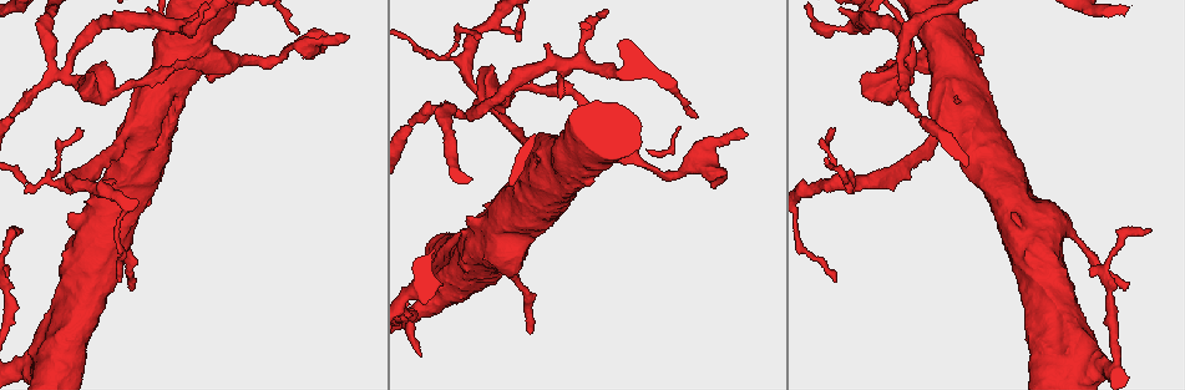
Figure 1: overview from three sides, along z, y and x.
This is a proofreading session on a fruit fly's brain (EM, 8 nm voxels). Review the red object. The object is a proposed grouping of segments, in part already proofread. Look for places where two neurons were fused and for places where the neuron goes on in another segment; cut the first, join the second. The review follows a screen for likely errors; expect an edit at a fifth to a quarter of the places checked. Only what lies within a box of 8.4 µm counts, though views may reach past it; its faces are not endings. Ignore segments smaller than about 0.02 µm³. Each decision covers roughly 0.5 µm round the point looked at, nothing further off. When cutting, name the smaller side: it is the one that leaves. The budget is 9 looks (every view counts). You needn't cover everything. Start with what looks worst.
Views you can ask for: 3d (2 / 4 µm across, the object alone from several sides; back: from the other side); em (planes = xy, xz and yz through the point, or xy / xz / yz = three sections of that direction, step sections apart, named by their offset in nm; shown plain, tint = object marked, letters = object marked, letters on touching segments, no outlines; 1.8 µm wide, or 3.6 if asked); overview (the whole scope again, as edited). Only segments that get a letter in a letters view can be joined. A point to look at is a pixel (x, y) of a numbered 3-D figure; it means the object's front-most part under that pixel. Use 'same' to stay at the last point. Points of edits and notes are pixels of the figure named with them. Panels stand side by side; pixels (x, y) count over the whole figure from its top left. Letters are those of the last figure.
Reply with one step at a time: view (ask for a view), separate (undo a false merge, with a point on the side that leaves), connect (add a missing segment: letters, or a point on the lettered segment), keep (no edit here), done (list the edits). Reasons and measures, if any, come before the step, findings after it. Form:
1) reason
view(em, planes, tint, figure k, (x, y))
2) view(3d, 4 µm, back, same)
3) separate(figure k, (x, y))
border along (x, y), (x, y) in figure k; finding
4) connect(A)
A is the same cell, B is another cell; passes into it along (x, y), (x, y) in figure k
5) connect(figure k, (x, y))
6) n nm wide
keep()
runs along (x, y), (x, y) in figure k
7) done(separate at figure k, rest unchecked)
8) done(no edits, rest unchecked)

four arms meet
view(3d, 2 µm, figure 1, (912, 77))

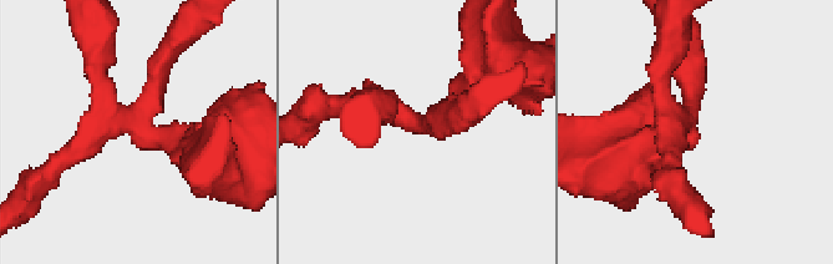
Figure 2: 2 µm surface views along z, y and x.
4 arms
view(em, planes, letters, figure 2, (137, 120))

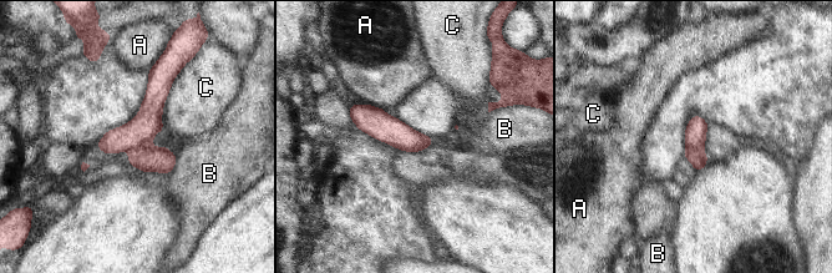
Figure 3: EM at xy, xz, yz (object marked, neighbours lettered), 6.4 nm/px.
separate(figure 3, (161, 160))
A, B and C are other cells; border along (151, 145), (130, 150) in figure 3; a second neuron is stuck on

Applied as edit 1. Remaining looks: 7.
see it whole again
view(overview)

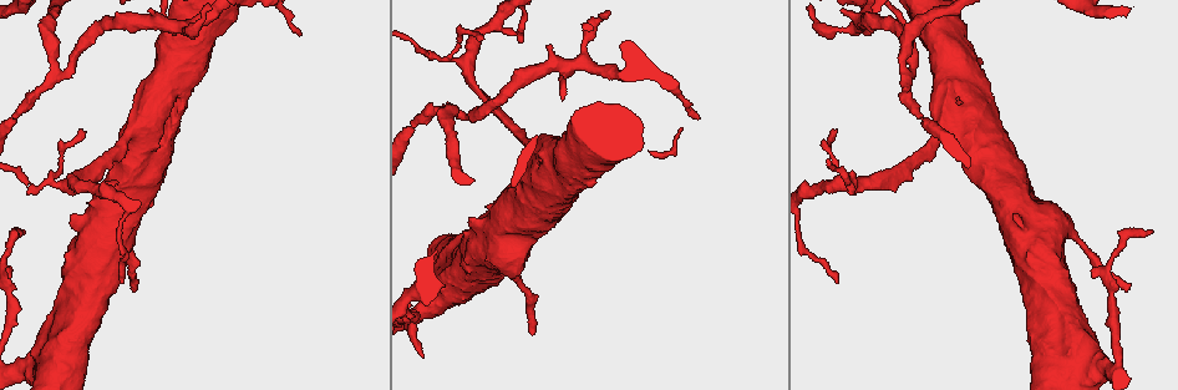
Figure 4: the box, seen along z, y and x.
four-way junction
view(3d, 2 µm, figure 4, (586, 62))

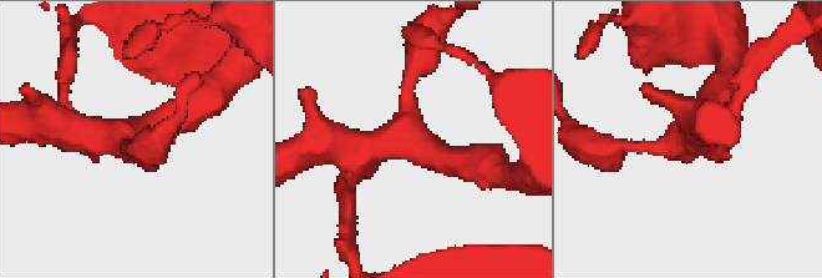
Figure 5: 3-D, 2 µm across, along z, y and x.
4 arms; need the tissue
view(em, planes, tint, figure 5, (411, 145))

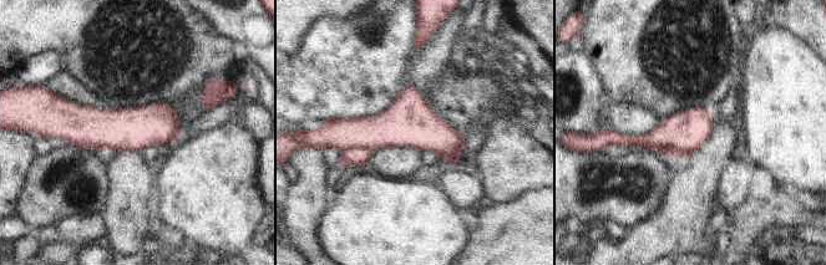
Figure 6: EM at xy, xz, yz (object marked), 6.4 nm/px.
view(em, planes, letters, same)

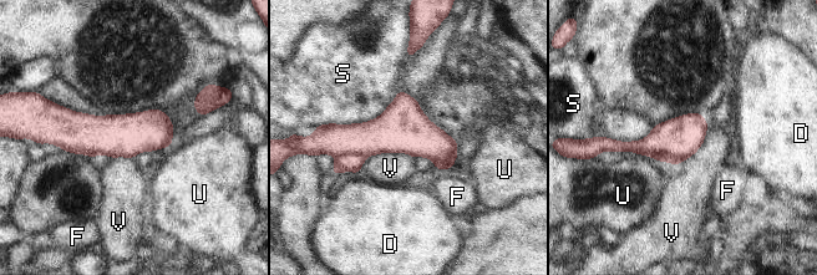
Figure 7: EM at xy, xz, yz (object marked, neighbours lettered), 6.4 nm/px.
S touches over 550 nm
separate(figure 7, (384, 135))
D, F, S, U and V are other cells; border along (366, 156), (341, 153), (335, 157) in figure 7; a second neuron is stuck on

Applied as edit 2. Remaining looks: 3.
view(overview)

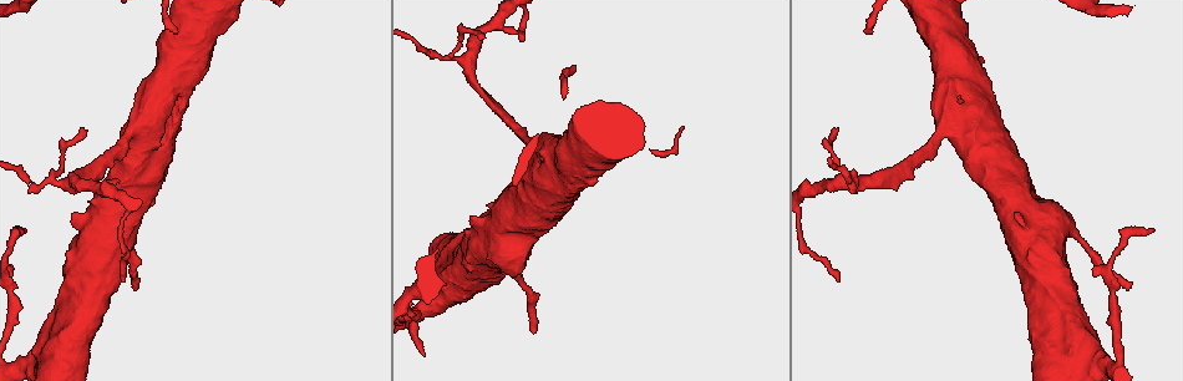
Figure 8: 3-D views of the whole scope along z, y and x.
free end
view(em, planes, letters, figure 8, (517, 31))

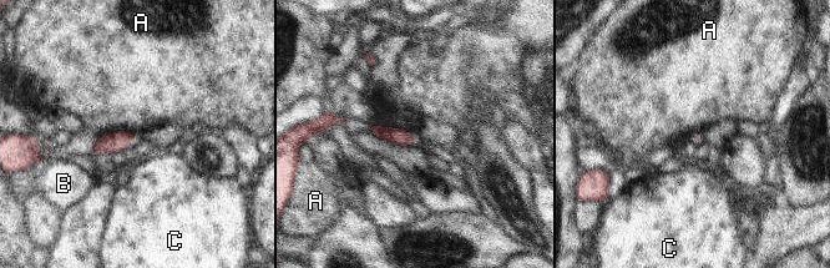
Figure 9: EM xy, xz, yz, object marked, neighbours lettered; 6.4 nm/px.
keep()
A, B and C are other cells; border along (376, 124), (381, 127), (406, 130) in figure 9; no lettered segment goes on from it

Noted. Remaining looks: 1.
done(separate at figure 3, separate at figure 7, rest unchecked)

